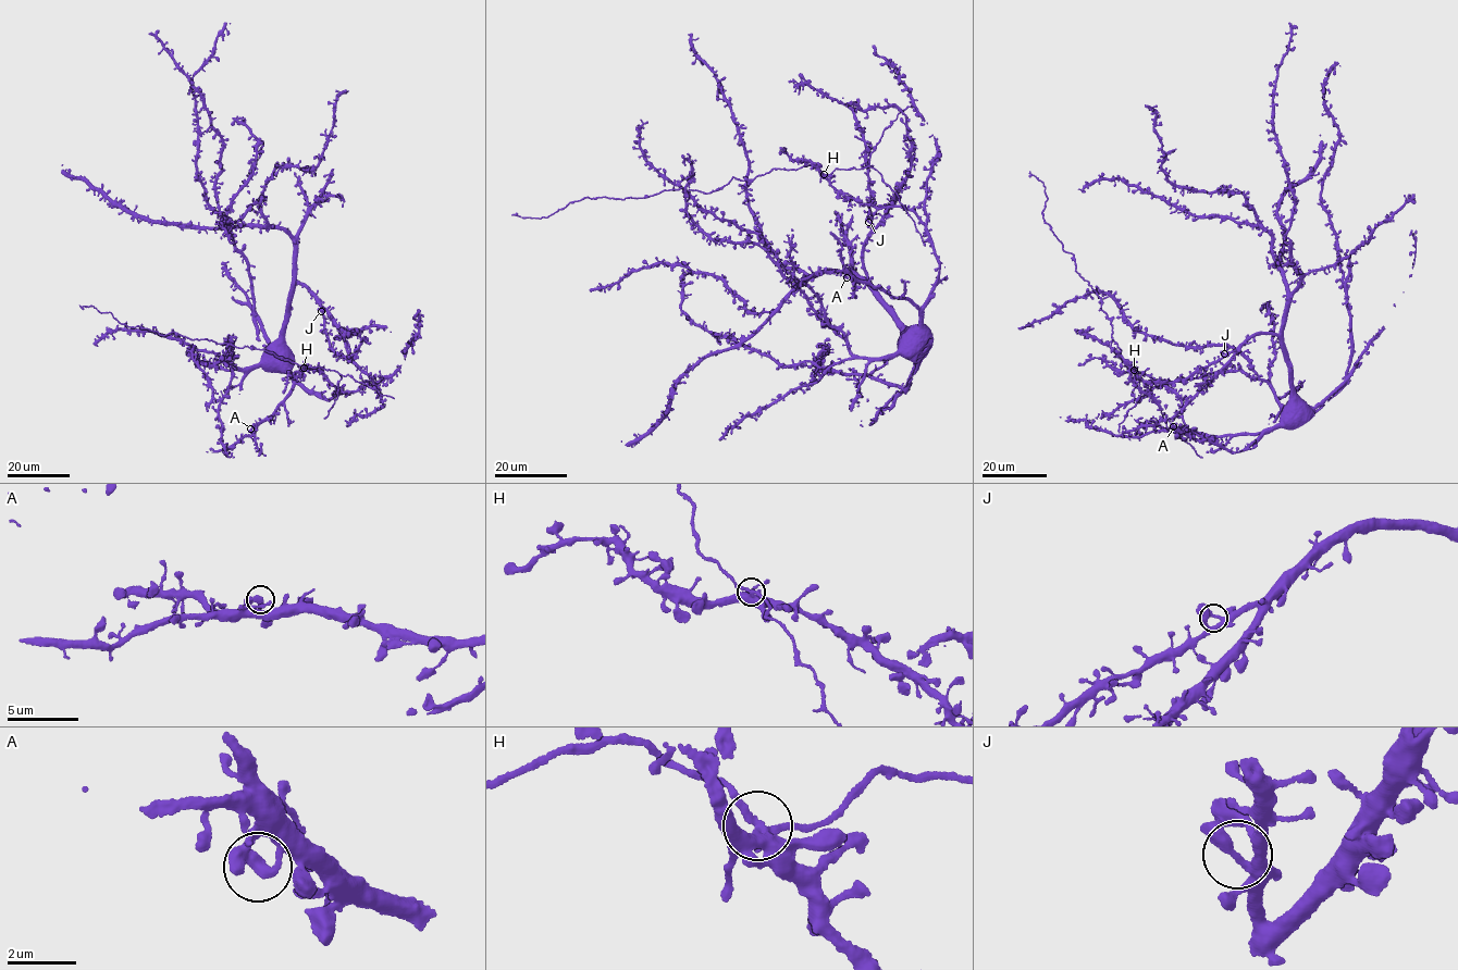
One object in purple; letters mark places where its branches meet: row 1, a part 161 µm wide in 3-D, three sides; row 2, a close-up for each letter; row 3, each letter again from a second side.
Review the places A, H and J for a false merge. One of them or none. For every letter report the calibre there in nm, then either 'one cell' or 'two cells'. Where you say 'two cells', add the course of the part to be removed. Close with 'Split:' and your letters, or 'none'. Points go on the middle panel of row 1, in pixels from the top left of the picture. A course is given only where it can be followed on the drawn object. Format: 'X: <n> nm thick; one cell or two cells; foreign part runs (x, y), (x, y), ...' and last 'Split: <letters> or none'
A: 280 nm thick; one cell
H: 320 nm thick; one cell
J: 280 nm thick; one cell
Split: none

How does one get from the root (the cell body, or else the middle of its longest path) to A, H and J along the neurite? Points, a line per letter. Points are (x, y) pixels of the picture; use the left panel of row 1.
A: (299, 383), (293, 385), (272, 414), (257, 424), (252, 431), (250, 428)
H: (299, 383), (326, 399), (342, 395), (318, 370), (304, 368)
J: (299, 383), (289, 371), (284, 346), (289, 287), (297, 283), (311, 291), (321, 311)

